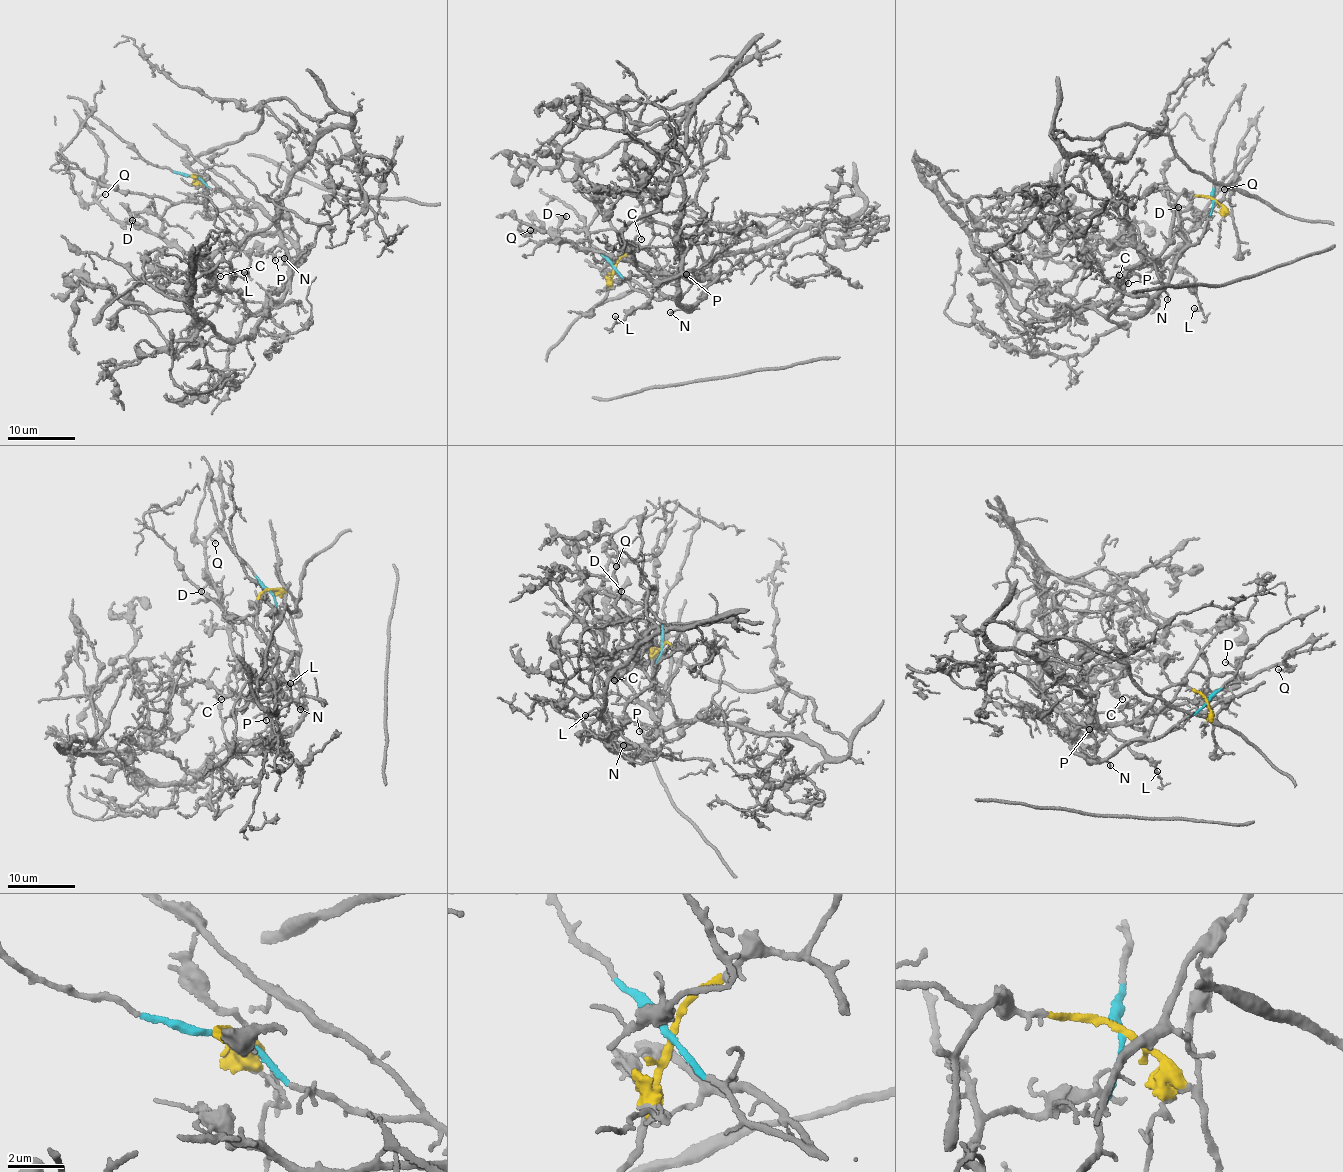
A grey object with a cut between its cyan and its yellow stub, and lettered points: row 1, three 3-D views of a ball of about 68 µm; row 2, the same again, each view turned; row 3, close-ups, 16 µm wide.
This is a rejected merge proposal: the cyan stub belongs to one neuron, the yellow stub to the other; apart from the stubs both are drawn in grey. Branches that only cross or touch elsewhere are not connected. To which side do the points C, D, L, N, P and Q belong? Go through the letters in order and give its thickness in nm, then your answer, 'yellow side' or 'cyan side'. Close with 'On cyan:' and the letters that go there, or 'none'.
C: 80 nm | yellow side
D: 100 nm | yellow side
L: 130 nm | yellow side
N: 120 nm | cyan side
P: 90 nm | yellow side
Q: 110 nm | yellow side
On cyan: N

